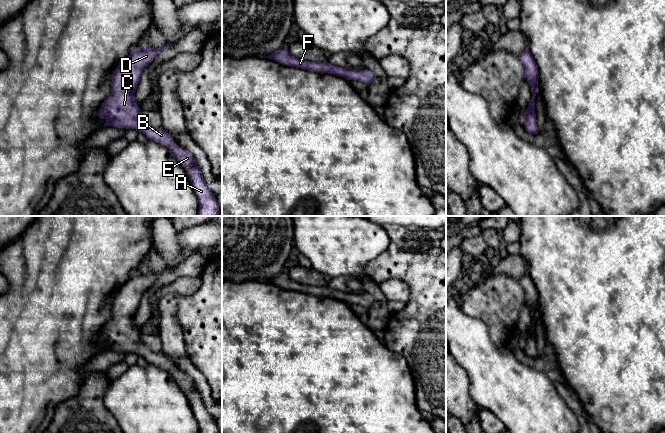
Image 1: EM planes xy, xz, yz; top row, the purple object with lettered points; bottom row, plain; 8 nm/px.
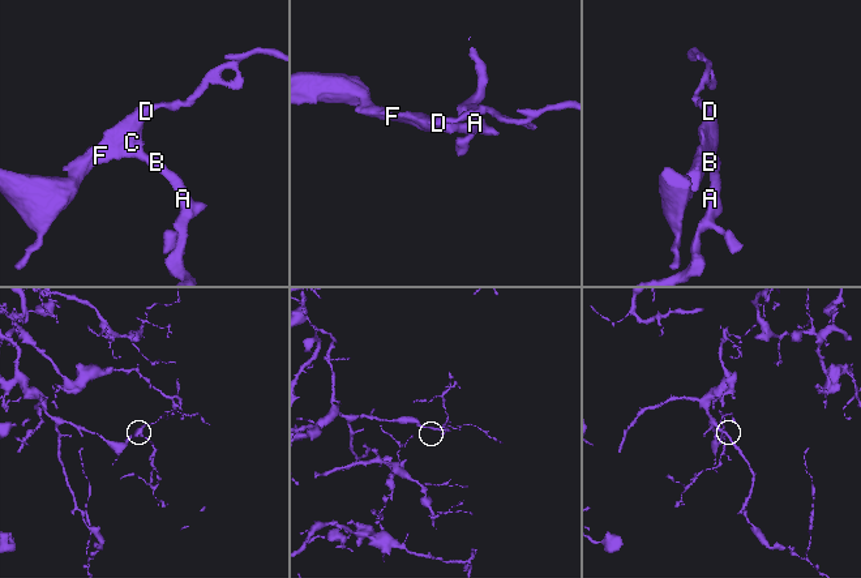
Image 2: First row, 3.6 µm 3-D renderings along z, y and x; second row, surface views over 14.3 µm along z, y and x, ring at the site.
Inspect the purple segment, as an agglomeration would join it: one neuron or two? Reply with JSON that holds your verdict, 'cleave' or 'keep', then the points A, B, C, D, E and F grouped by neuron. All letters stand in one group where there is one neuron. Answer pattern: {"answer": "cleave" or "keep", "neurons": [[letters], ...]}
{"answer": "keep", "neurons": [["A", "B", "C", "D", "E", "F"]]}

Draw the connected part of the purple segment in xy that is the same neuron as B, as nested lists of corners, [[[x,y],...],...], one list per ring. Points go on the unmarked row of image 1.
[[[167,267],[162,272],[149,270],[136,271],[130,279],[121,285],[115,293],[112,303],[111,319],[102,327],[97,340],[105,343],[104,351],[135,353],[146,359],[147,363],[164,369],[171,379],[183,389],[194,387],[195,390],[186,398],[199,424],[199,433],[219,433],[215,419],[207,411],[201,393],[191,376],[182,374],[177,370],[173,362],[162,352],[154,352],[143,345],[140,331],[135,323],[142,295],[154,284],[154,282],[167,271],[173,268]]]

